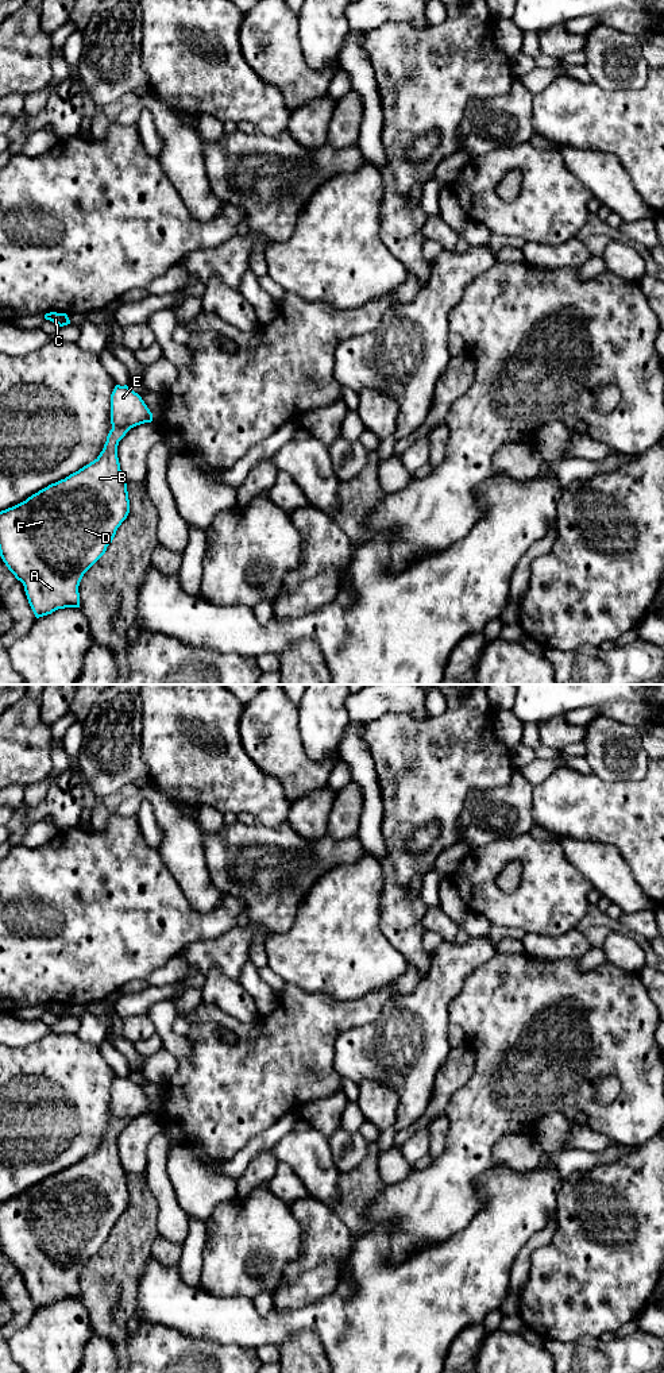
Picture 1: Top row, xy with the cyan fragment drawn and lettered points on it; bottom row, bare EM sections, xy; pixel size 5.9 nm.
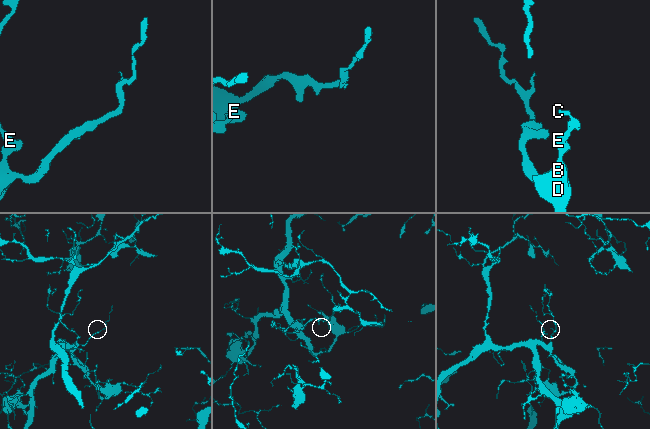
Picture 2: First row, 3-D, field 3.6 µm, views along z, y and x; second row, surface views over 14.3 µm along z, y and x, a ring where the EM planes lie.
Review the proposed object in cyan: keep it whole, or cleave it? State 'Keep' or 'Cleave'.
Keep

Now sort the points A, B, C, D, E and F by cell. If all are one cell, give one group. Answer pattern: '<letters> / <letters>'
A B C D E F

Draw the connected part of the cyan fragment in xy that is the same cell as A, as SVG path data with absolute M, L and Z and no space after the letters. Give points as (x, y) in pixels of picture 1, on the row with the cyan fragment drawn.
M116 385L111 394L112 429L100 455L65 479L0 512L0 556L23 583L36 618L58 609L80 608L78 586L84 574L105 554L130 513L127 481L117 458L119 441L131 428L151 421L153 413L142 397L127 385Z

